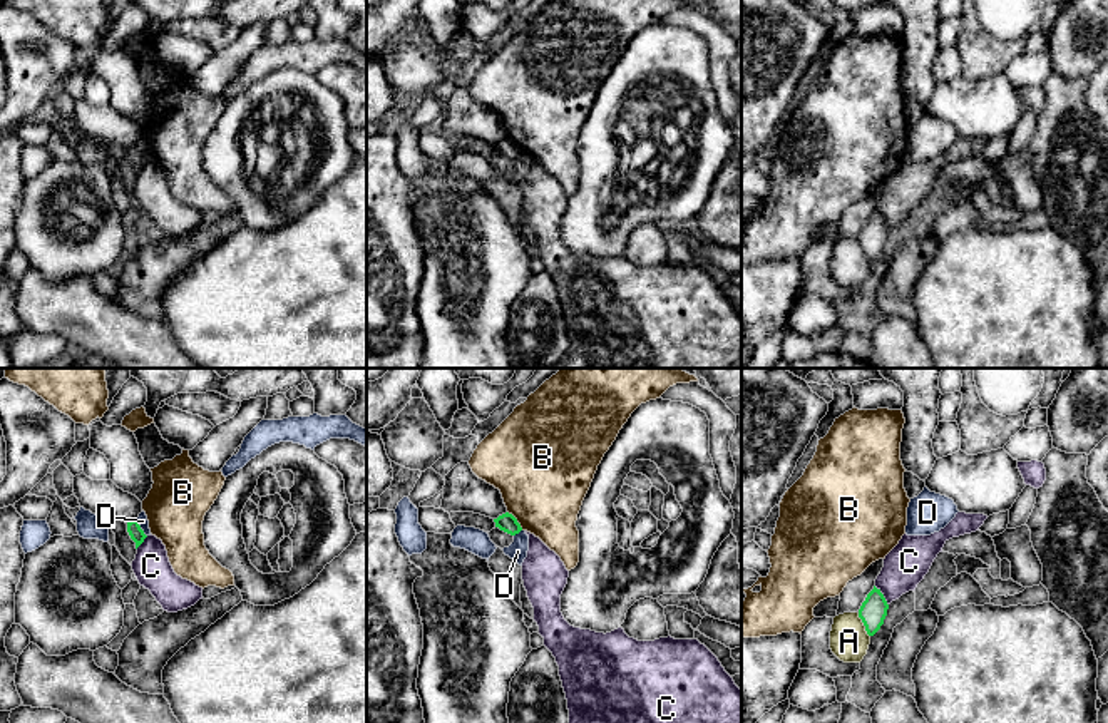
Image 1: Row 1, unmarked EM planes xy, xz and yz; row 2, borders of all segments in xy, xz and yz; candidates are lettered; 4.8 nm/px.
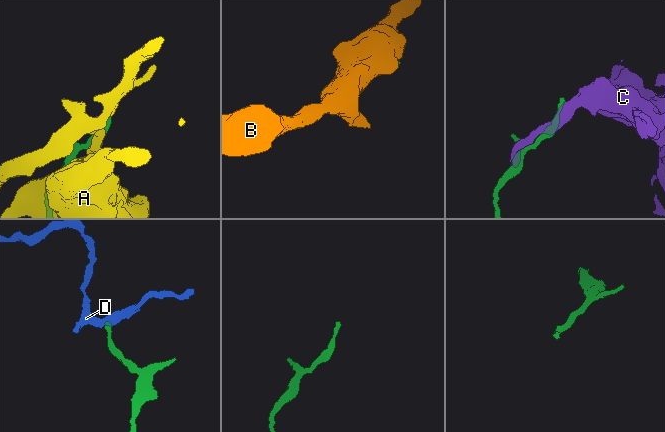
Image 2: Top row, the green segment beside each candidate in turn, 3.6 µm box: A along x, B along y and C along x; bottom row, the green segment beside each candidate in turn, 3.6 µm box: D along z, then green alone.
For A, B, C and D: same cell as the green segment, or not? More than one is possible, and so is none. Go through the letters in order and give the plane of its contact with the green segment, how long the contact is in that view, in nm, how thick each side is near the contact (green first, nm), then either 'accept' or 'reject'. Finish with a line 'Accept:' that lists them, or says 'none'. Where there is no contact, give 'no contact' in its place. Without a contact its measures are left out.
A: contact in yz; length 130 nm; calibres 130 and 190 nm; reject
B: contact in xz; length 120 nm; calibres 90 and 440 nm; reject
C: contact in yz; length 120 nm; calibres 130 and 200 nm; reject
D: contact in xy; length 100 nm; calibres 70 and 50 nm; reject
Accept: none

